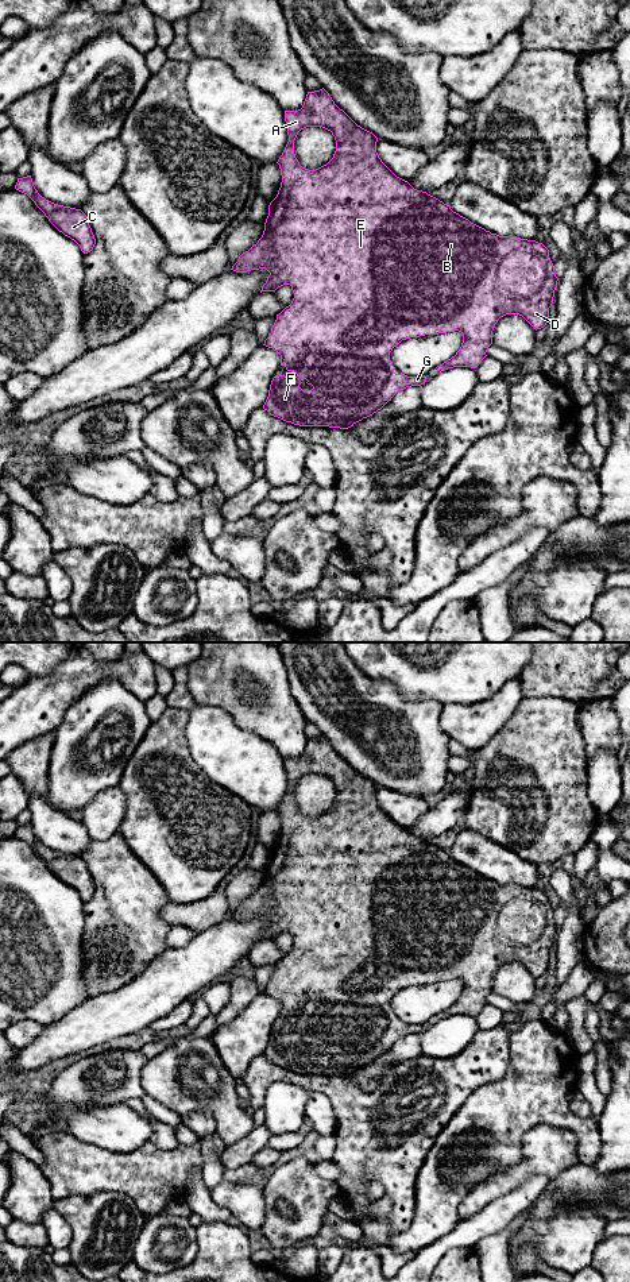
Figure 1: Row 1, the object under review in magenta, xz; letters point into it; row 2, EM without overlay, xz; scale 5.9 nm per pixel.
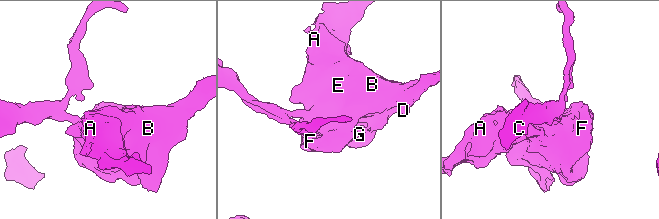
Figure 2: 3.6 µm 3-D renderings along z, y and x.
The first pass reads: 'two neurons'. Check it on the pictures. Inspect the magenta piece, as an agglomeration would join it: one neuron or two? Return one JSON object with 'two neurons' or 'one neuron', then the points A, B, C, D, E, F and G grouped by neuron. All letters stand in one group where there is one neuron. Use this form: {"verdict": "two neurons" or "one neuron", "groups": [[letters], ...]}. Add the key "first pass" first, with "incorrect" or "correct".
{"first pass": "incorrect", "verdict": "one neuron", "groups": [["A", "B", "C", "D", "E", "F", "G"]]}

